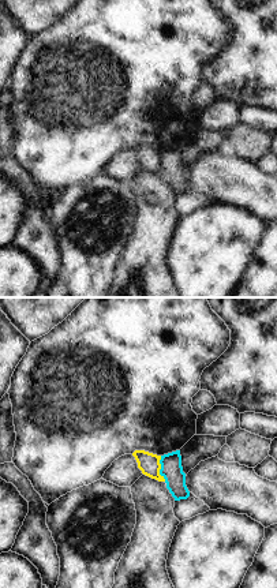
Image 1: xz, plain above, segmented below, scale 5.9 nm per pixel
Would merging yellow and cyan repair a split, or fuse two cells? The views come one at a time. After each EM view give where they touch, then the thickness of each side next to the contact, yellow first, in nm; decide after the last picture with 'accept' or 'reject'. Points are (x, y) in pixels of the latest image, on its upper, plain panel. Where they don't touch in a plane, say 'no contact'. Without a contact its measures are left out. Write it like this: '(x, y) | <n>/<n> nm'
(160, 163) | 120/130 nm

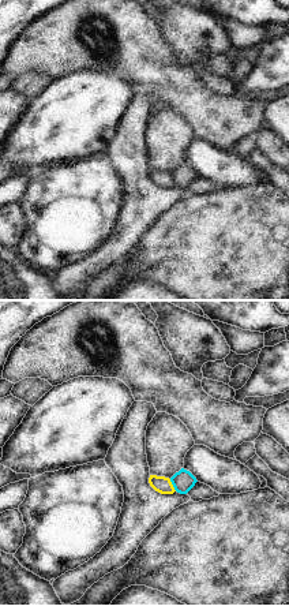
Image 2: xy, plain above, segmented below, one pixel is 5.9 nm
(172, 179) | 100/130 nm

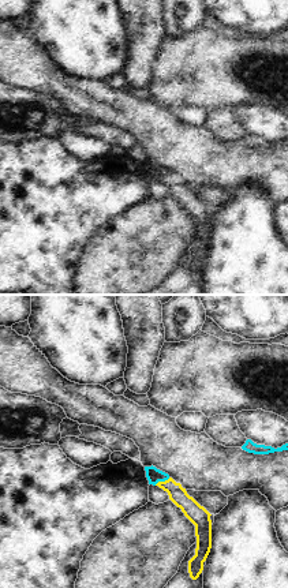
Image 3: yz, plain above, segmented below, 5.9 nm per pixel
(161, 176) | 110/90 nm

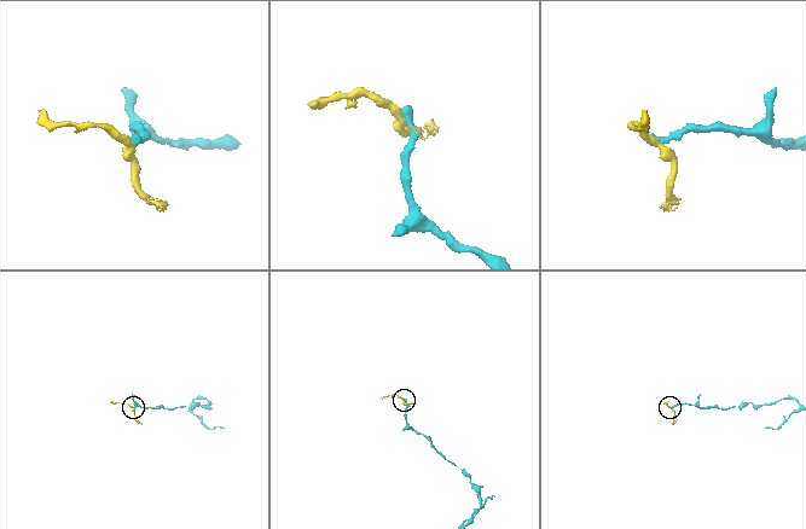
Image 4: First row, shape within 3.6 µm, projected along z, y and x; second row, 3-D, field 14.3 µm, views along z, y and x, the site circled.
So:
reject

